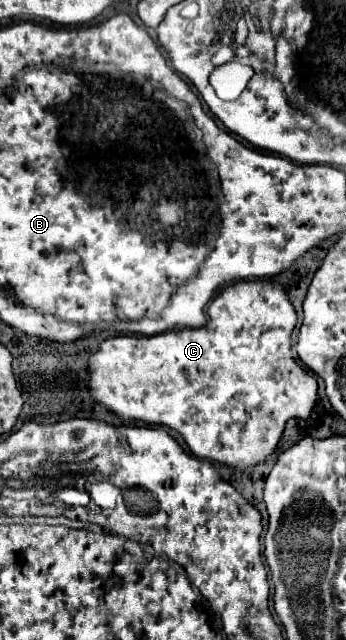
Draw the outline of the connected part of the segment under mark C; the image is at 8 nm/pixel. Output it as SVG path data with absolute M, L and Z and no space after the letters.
M236 282L236 284L230 284L208 306L208 318L210 318L210 322L206 322L200 328L178 328L178 330L170 330L164 334L156 334L156 336L108 338L100 346L100 350L90 356L90 392L92 392L92 398L96 402L104 404L106 408L116 412L118 416L144 420L150 424L164 424L164 426L180 432L194 456L206 458L206 460L216 460L216 462L228 464L232 468L244 470L244 468L250 468L250 466L262 462L276 448L276 444L284 432L286 420L308 418L308 414L316 402L316 378L308 376L308 372L296 364L296 358L292 352L292 332L296 326L296 312L288 300L286 290L280 284L276 284L276 282Z

